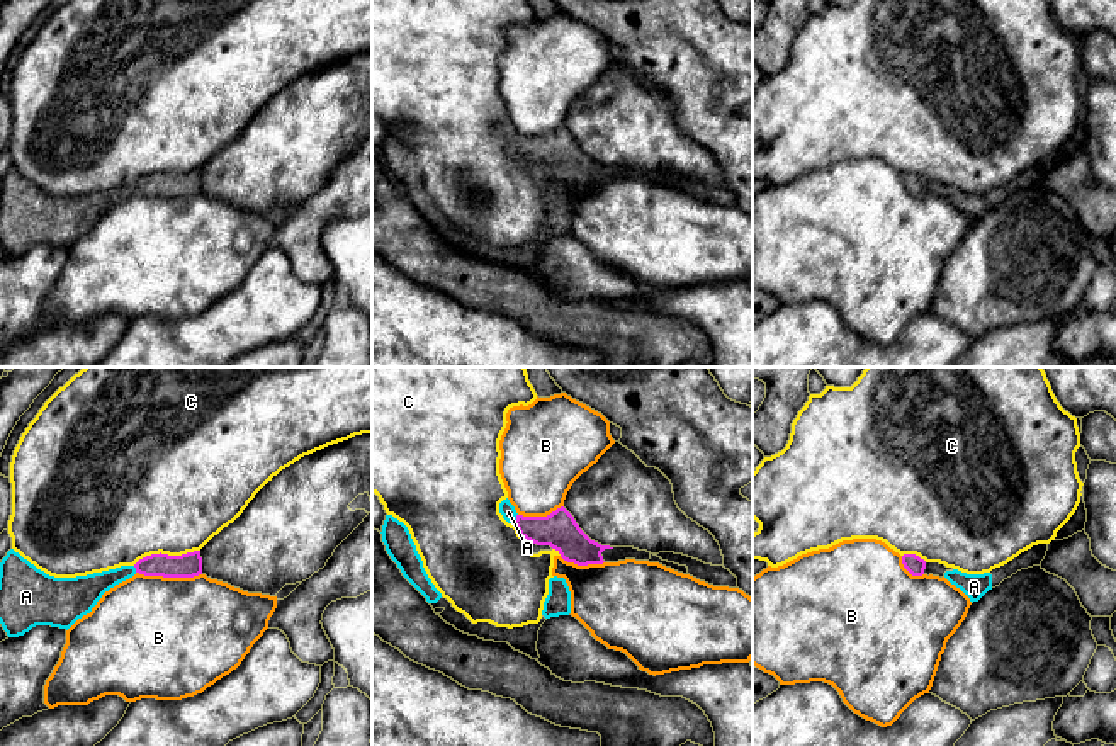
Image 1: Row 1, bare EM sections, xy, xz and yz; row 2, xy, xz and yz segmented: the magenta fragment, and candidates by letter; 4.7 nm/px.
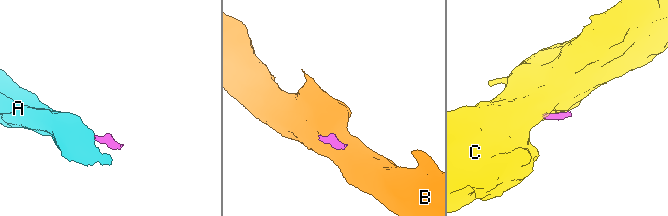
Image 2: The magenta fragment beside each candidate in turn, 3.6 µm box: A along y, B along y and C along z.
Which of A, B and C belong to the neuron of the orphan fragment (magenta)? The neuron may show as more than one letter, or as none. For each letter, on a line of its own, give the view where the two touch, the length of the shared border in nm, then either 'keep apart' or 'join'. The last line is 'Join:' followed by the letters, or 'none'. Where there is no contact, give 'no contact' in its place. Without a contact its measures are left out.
A: xz | 60 nm | join
B: xy | 320 nm | keep apart
C: xy | 320 nm | keep apart
Join: A

